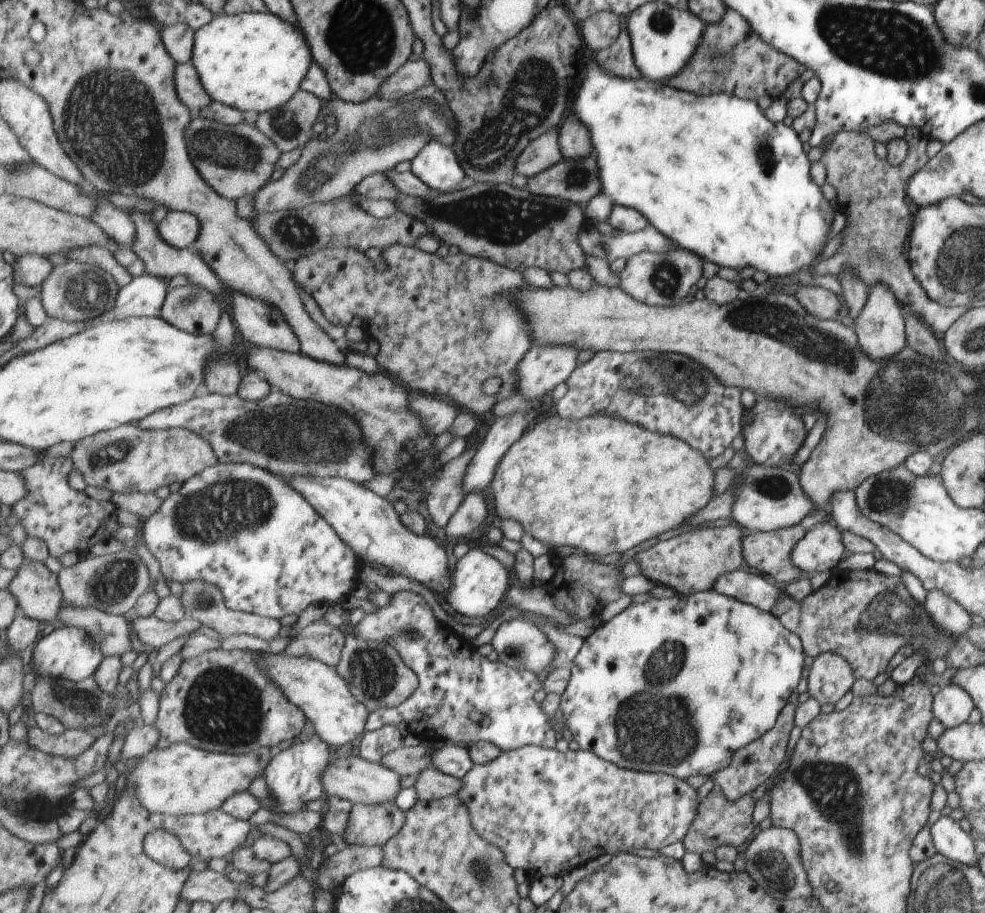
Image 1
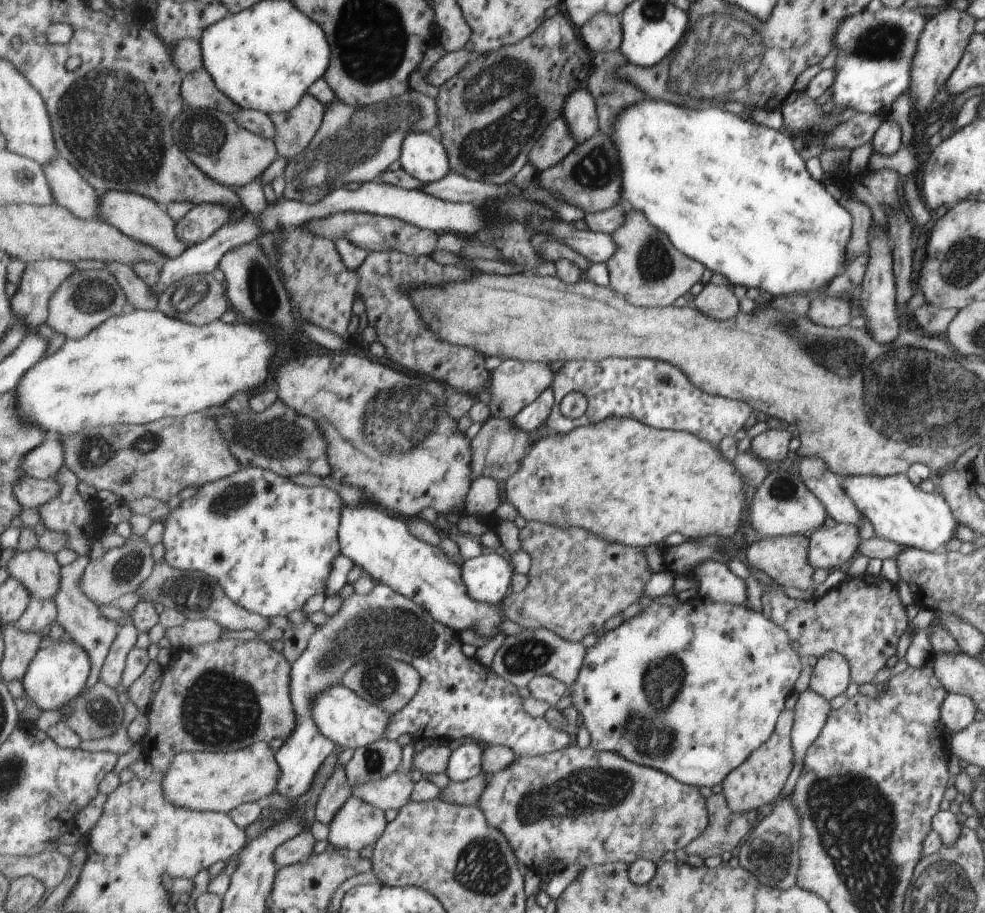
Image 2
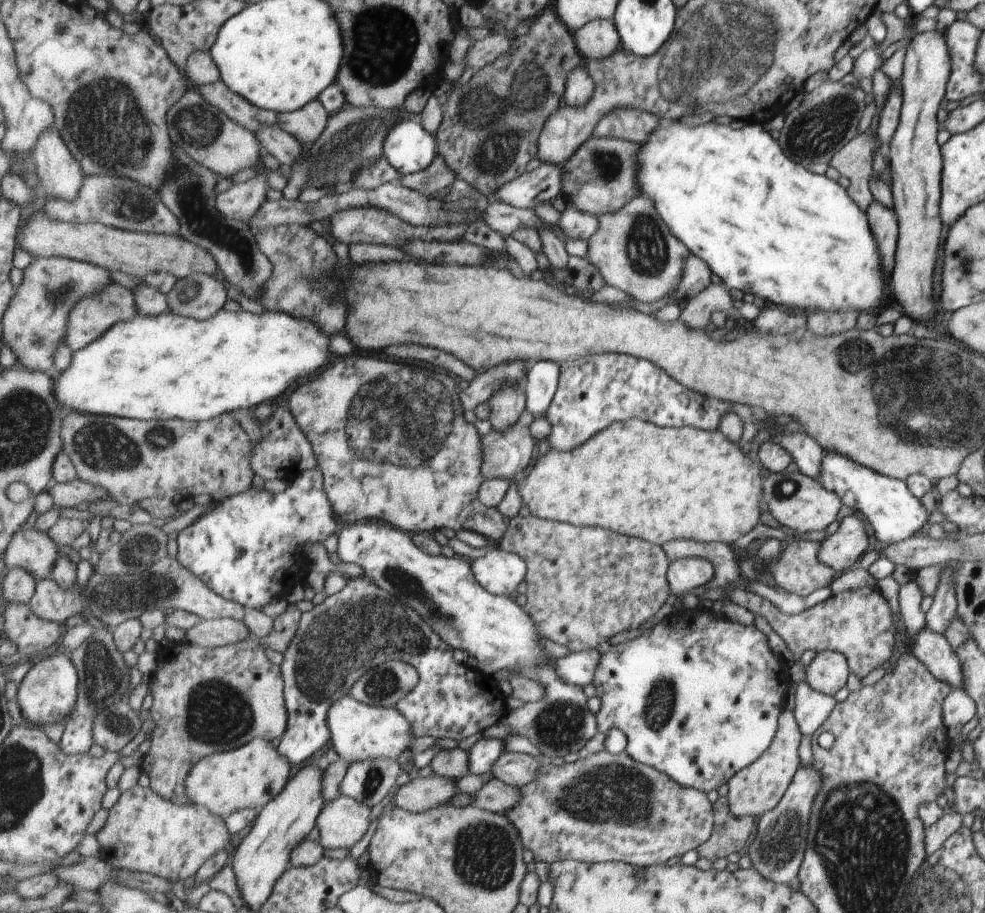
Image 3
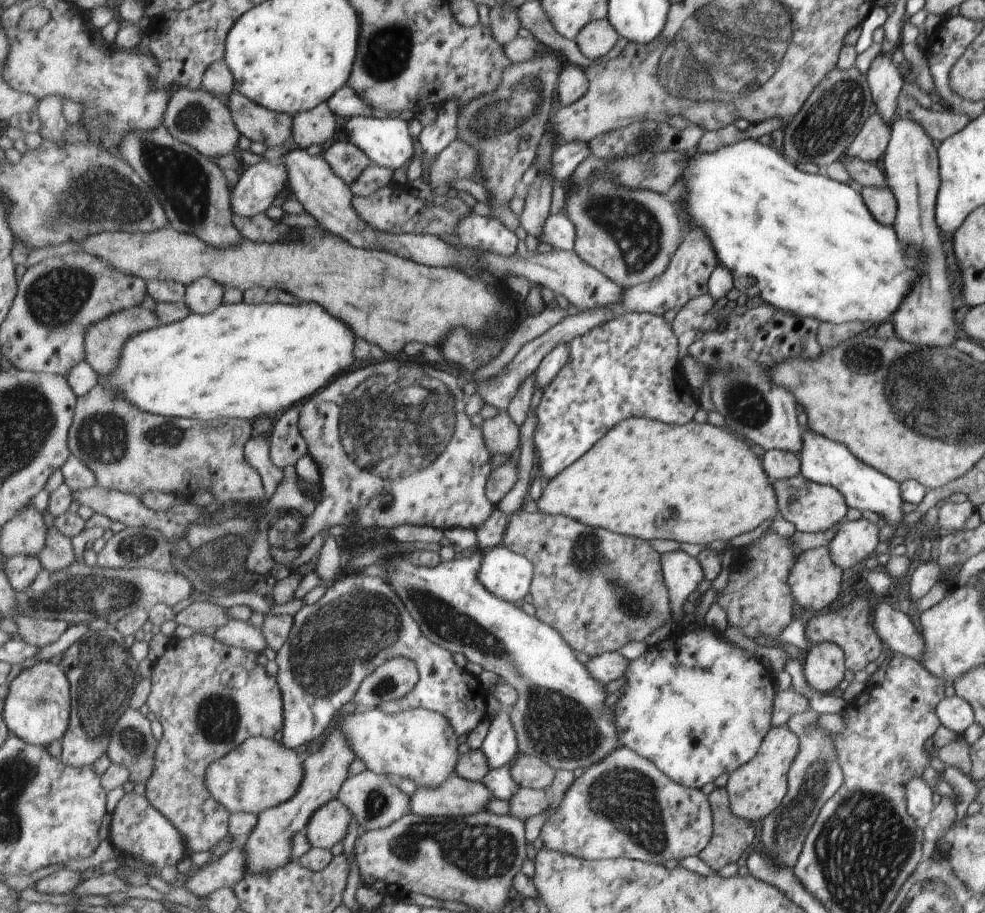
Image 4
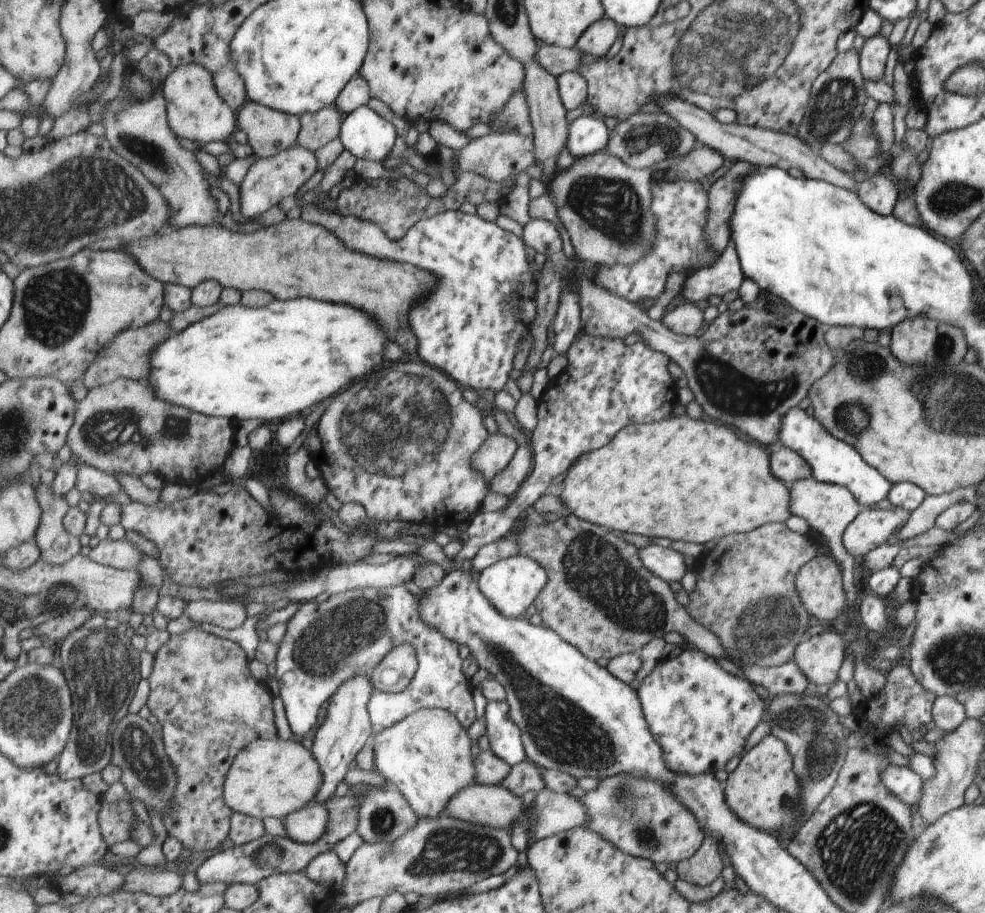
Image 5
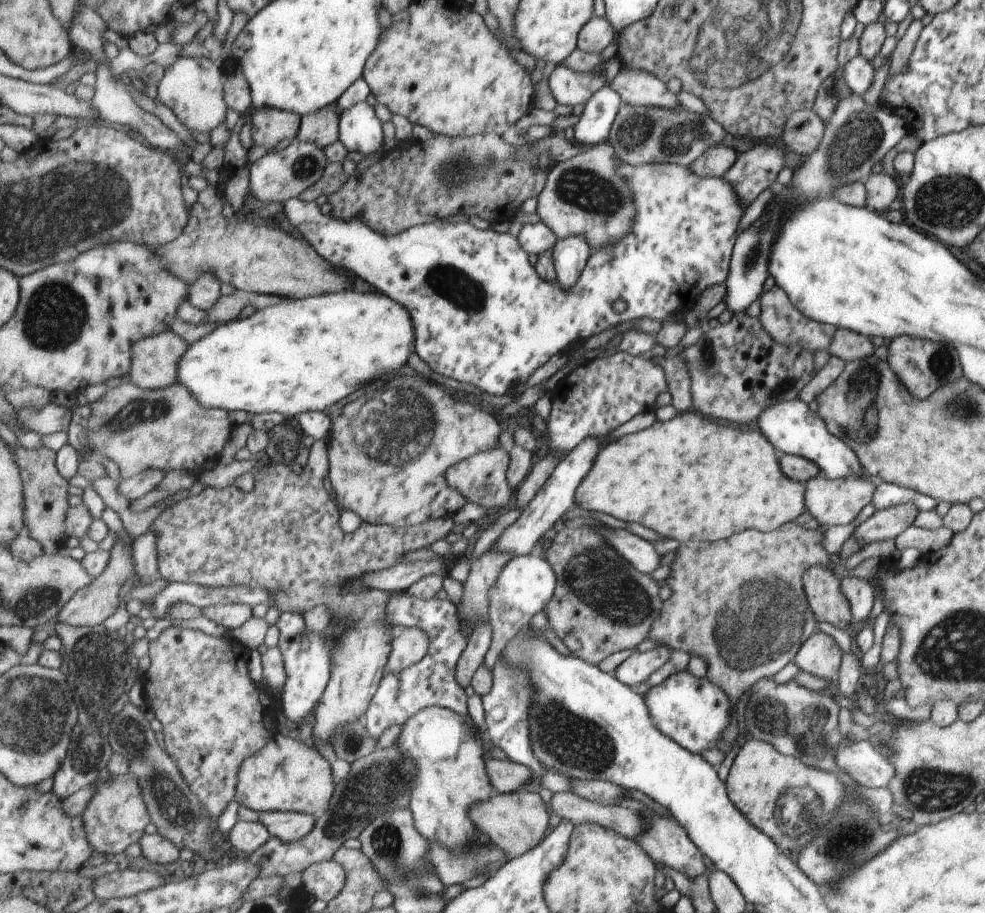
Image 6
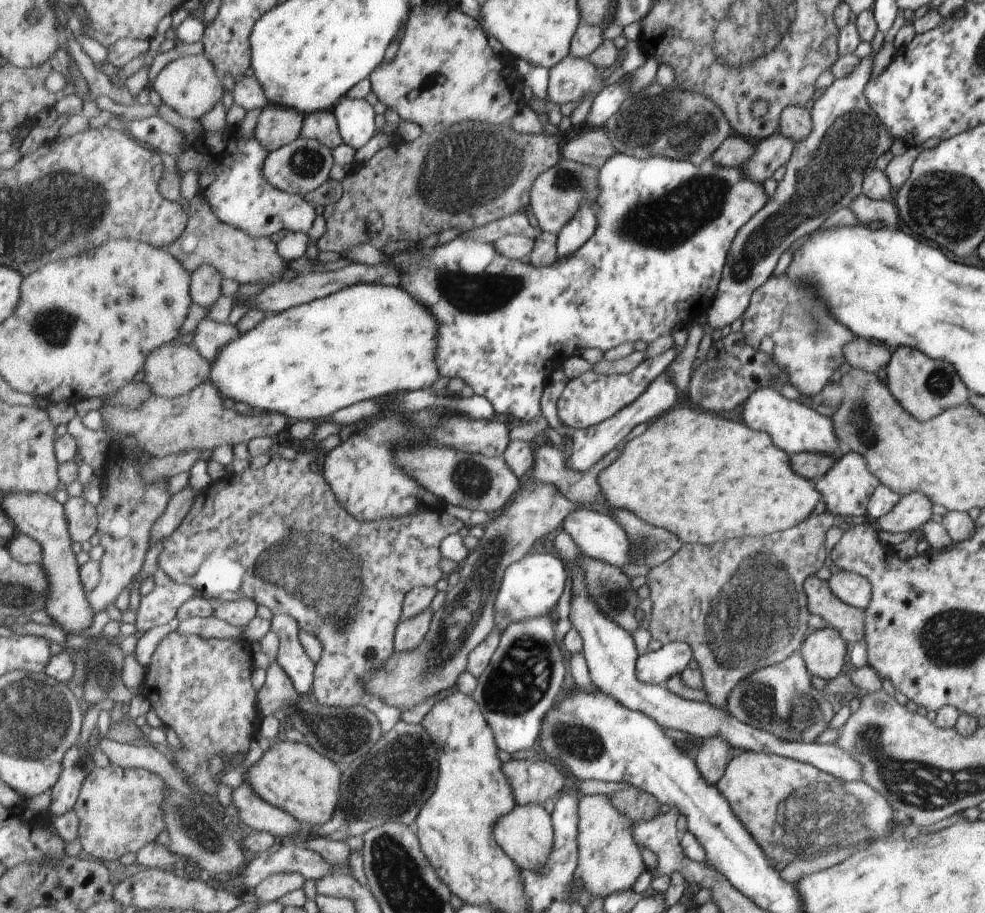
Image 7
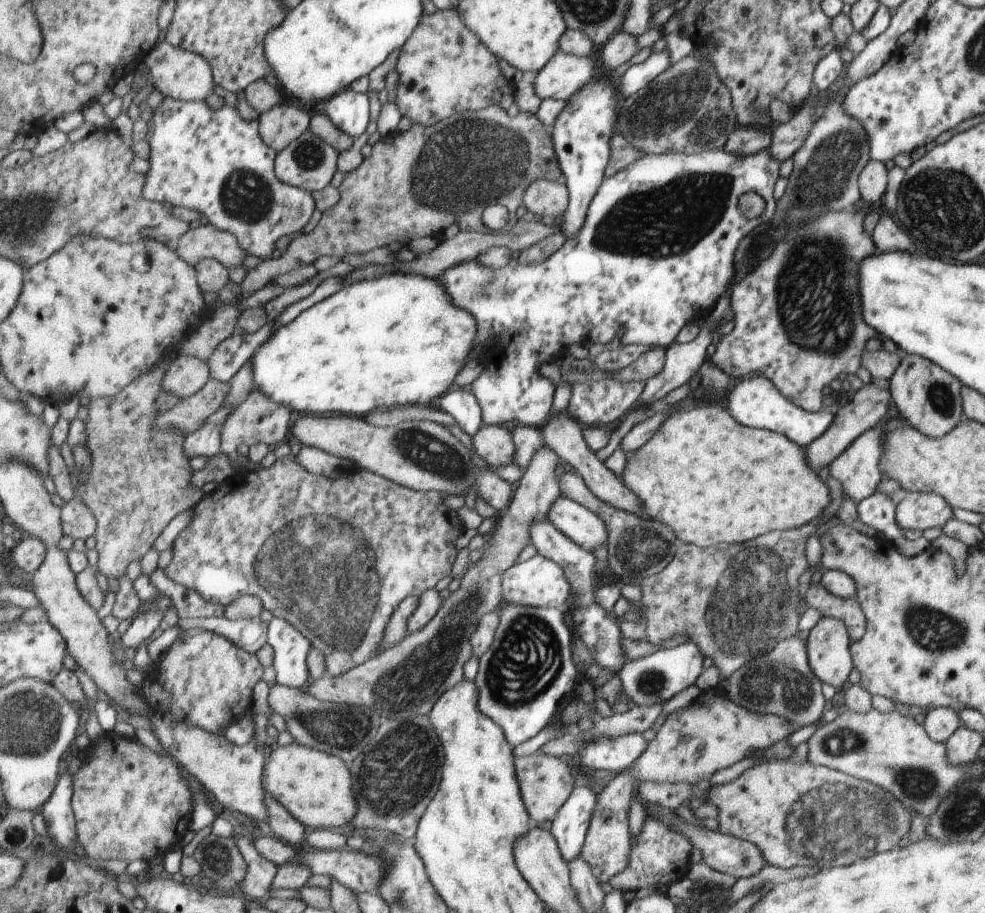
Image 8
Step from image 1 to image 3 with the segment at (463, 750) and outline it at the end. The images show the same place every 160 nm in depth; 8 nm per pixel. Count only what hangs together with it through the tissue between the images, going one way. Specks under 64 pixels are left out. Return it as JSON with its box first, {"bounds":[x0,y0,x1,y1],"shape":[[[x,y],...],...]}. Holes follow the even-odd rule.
{"bounds":[469,737,505,774],"shape":[[[482,737],[469,749],[470,772],[473,774],[491,773],[505,750],[505,739]]]}

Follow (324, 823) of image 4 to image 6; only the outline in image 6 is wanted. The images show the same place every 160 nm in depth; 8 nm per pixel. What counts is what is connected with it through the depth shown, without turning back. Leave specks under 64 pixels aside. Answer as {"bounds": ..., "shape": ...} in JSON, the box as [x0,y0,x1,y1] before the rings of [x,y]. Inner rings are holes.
{"bounds":[258,811,316,842],"shape":[[[263,811],[258,816],[273,837],[287,842],[305,838],[315,826],[316,816],[298,812]]]}

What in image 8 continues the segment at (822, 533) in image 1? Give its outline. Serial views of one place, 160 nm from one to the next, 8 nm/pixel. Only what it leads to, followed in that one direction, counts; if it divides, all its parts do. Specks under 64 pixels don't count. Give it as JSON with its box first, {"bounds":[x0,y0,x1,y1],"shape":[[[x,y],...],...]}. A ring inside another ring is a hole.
{"bounds":[894,492,957,530],"shape":[[[932,492],[907,493],[905,497],[897,504],[894,510],[896,525],[900,528],[909,530],[925,530],[925,528],[941,528],[949,519],[957,516],[944,498]]]}

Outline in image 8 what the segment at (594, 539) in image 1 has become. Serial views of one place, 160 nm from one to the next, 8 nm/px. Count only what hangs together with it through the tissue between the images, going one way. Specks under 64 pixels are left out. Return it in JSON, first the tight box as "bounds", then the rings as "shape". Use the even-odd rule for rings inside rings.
{"bounds":[621,406,829,546],"shape":[[[720,406],[679,409],[636,451],[627,455],[621,478],[633,496],[640,500],[649,519],[666,524],[682,543],[713,546],[717,542],[747,542],[771,530],[791,530],[810,523],[829,504],[827,486],[806,460],[806,450],[789,442],[782,434],[767,429],[745,428]]]}

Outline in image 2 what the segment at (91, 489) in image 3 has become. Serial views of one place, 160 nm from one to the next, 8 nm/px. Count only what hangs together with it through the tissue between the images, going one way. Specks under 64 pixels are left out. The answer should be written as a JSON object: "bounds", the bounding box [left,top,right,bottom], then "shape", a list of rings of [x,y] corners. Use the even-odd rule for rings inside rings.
{"bounds":[16,476,62,508],"shape":[[[26,476],[16,485],[16,496],[24,508],[41,507],[55,500],[62,491],[62,486],[53,479],[48,481]]]}

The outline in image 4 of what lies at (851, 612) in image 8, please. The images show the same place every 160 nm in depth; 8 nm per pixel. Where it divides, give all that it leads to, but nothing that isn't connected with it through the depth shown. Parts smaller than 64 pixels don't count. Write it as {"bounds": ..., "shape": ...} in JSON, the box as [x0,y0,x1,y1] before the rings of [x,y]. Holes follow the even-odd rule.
{"bounds":[789,546,841,615],"shape":[[[827,546],[799,553],[789,574],[789,586],[804,615],[821,613],[839,594],[841,570],[827,554]]]}

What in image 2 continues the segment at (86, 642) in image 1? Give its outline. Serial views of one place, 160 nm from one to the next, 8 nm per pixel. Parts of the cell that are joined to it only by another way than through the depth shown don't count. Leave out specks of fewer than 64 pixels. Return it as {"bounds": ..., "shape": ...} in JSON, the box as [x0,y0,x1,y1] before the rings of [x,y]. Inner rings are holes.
{"bounds":[22,637,93,711],"shape":[[[64,637],[58,641],[48,642],[35,655],[22,680],[25,695],[29,696],[41,711],[62,709],[84,692],[91,668],[93,666],[91,666],[89,654],[75,640],[69,642],[68,637]]]}

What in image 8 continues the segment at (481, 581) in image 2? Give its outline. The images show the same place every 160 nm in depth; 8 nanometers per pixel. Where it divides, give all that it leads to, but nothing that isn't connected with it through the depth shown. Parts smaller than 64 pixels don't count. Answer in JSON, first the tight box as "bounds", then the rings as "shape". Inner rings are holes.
{"bounds":[503,555,569,607],"shape":[[[541,555],[515,564],[503,577],[504,602],[517,603],[528,607],[561,607],[569,596],[569,579],[556,562]]]}

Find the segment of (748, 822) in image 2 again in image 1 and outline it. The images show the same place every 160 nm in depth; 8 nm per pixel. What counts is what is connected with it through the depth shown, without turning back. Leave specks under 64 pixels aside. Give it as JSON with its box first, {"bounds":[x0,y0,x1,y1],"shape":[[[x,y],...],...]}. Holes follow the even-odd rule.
{"bounds":[682,785,754,852],"shape":[[[713,785],[705,797],[699,801],[697,816],[689,825],[689,830],[682,840],[684,852],[714,852],[717,847],[729,845],[737,848],[751,837],[754,824],[752,823],[752,810],[754,799],[751,796],[742,796],[736,801],[728,801],[721,789]]]}

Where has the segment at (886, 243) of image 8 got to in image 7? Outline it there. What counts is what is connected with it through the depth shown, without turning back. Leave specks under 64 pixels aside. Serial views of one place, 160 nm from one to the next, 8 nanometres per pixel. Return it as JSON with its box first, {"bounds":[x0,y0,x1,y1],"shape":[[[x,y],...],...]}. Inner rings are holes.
{"bounds":[849,192,900,229],"shape":[[[862,192],[854,198],[849,208],[855,213],[861,223],[879,222],[881,227],[898,229],[900,221],[892,199],[874,201],[867,198]]]}

